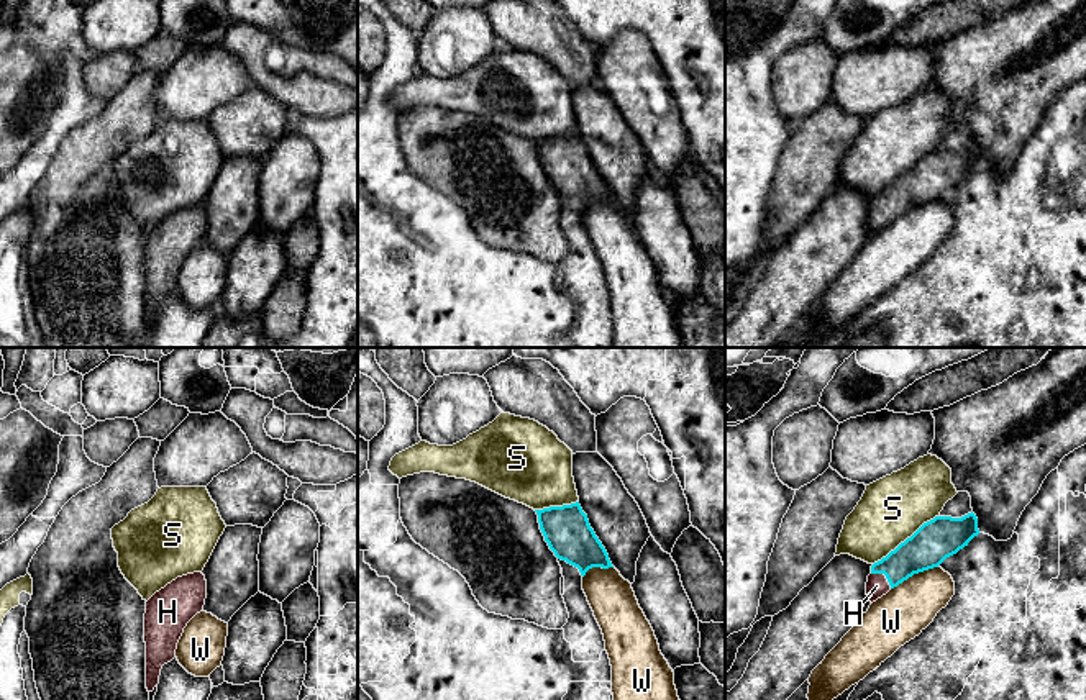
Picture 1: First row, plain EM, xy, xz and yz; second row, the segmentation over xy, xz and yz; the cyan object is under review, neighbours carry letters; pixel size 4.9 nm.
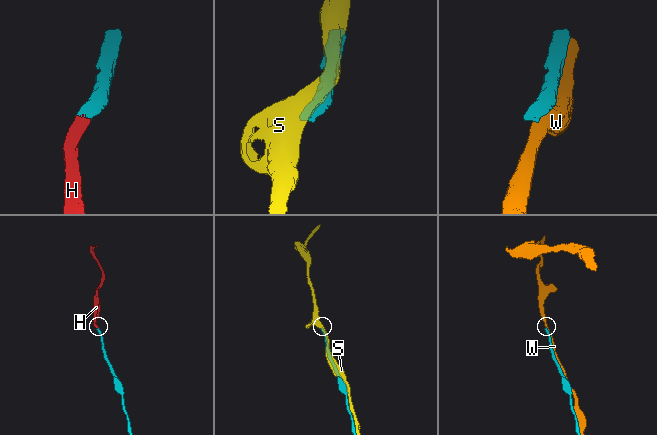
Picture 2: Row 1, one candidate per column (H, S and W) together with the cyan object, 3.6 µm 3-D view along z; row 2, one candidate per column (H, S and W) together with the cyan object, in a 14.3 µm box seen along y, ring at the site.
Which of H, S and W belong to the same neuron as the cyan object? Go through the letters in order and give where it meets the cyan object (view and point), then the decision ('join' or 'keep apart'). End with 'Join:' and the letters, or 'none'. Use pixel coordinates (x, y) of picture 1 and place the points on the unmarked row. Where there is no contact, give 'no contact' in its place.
H: yz (885, 207) | join
S: yz (906, 172) | keep apart
W: yz (914, 205) | keep apart
Join: H

